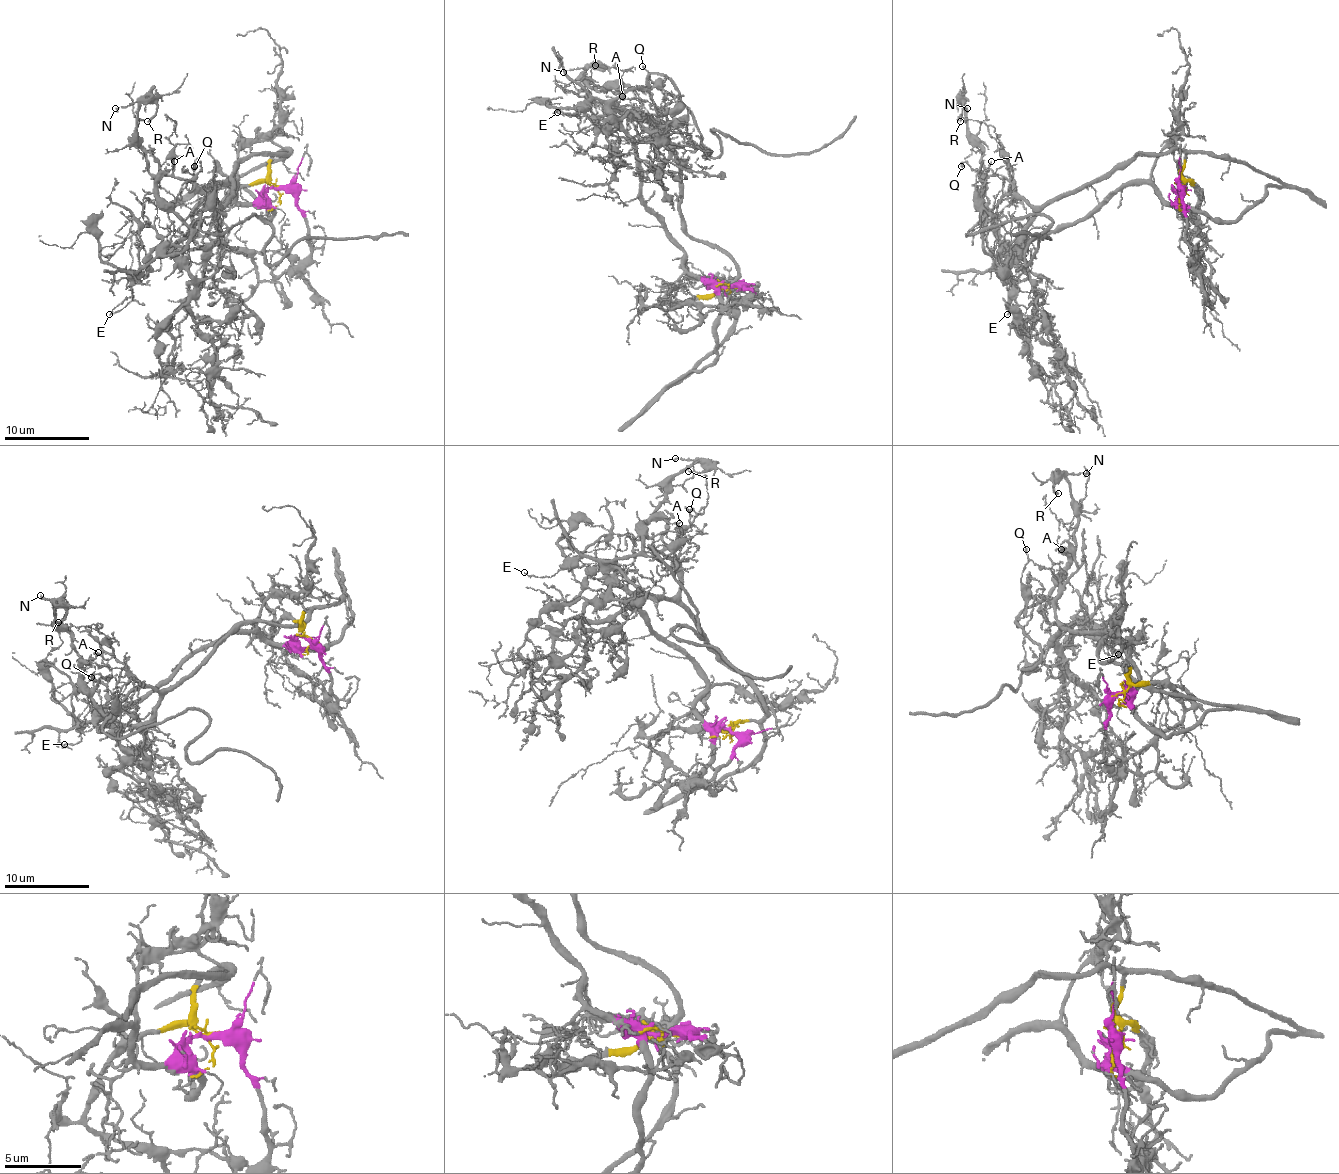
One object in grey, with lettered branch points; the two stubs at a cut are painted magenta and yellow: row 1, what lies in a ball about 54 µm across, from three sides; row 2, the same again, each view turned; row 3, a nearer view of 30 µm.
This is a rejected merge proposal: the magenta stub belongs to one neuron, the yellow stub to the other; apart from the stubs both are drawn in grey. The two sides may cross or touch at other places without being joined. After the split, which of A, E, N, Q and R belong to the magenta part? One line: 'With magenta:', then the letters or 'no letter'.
With magenta: A, E, N, Q, R

